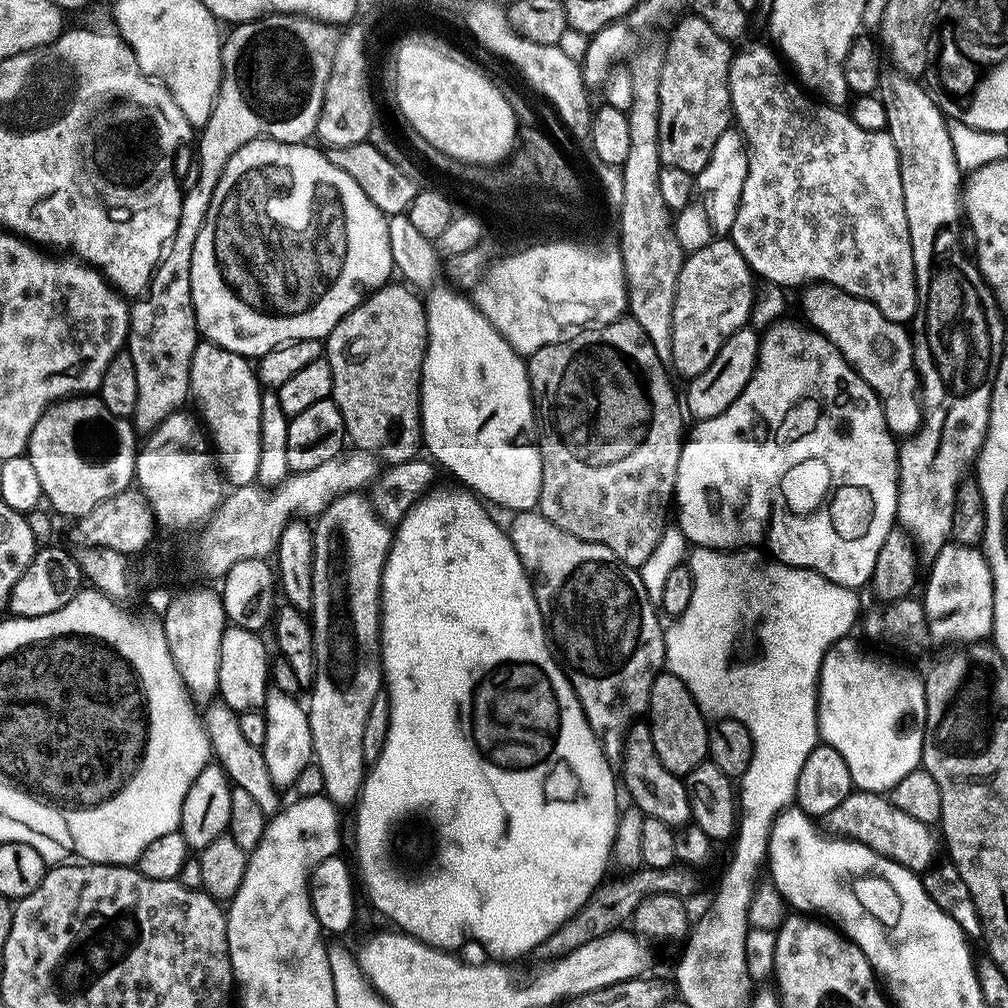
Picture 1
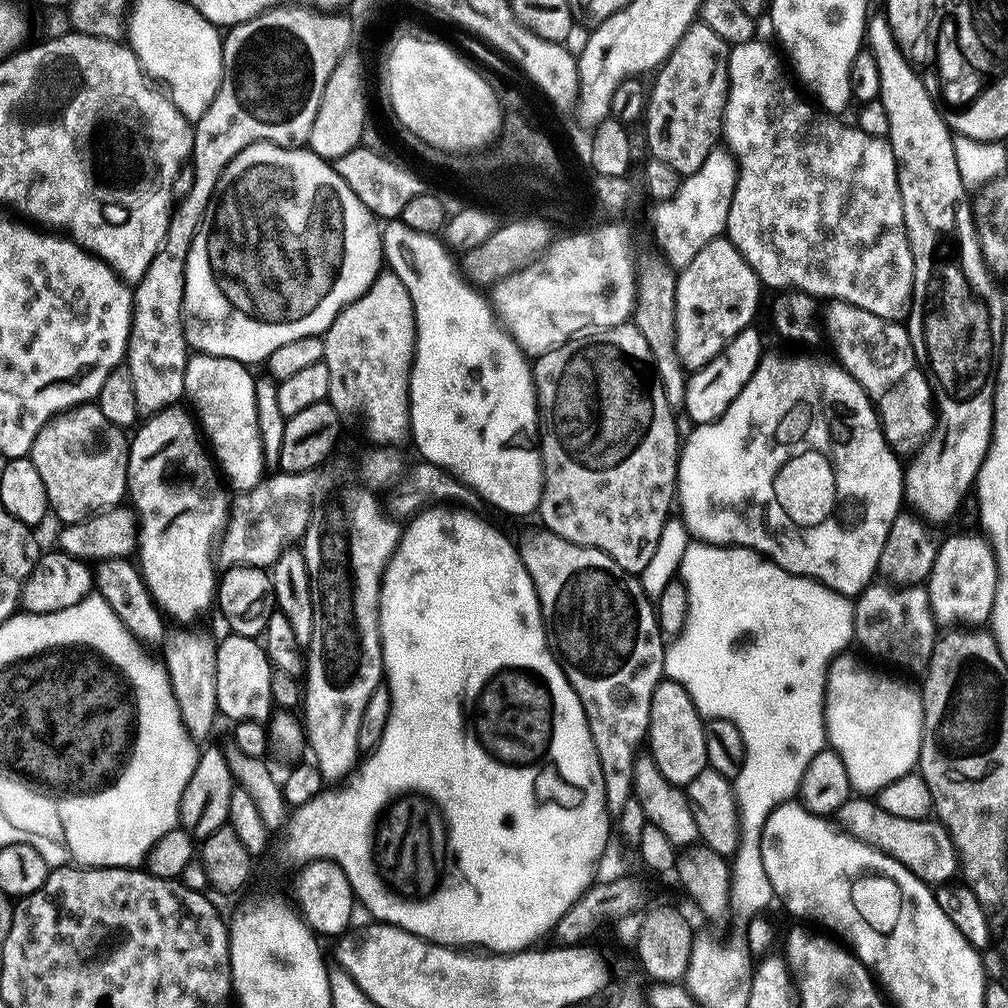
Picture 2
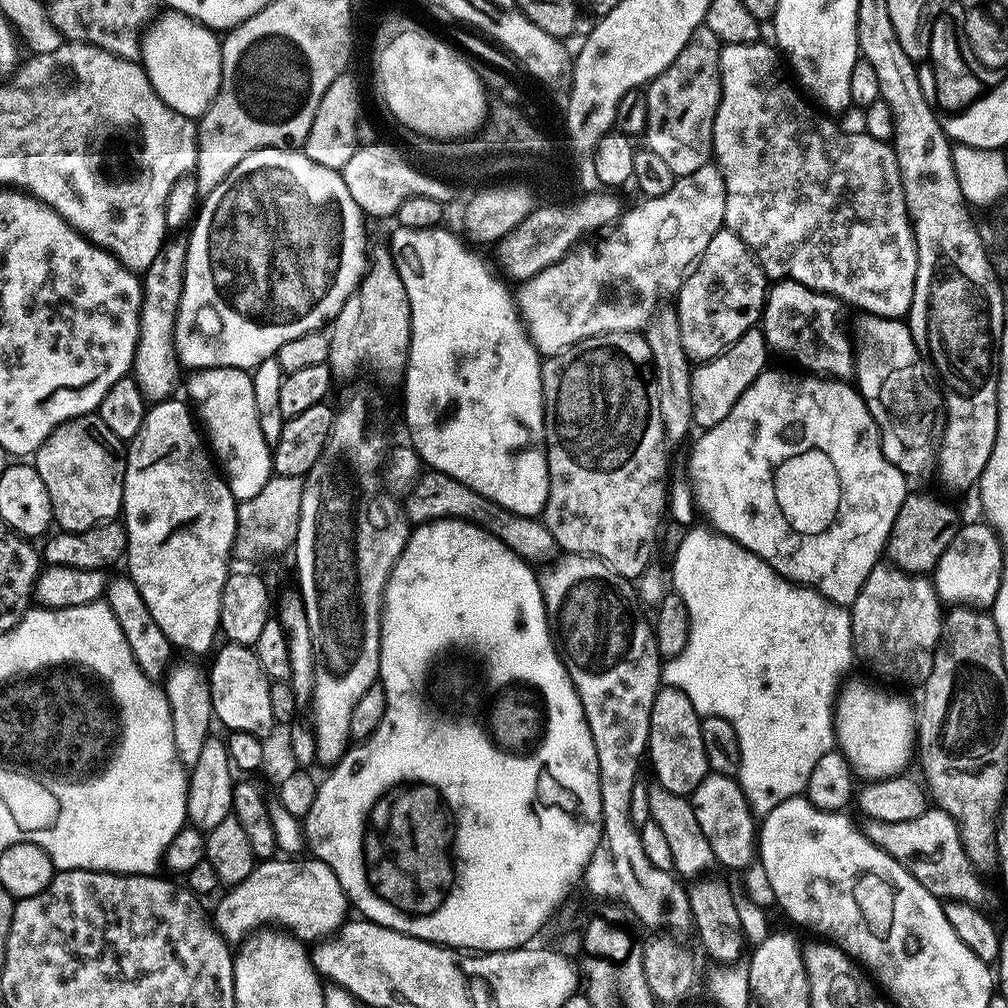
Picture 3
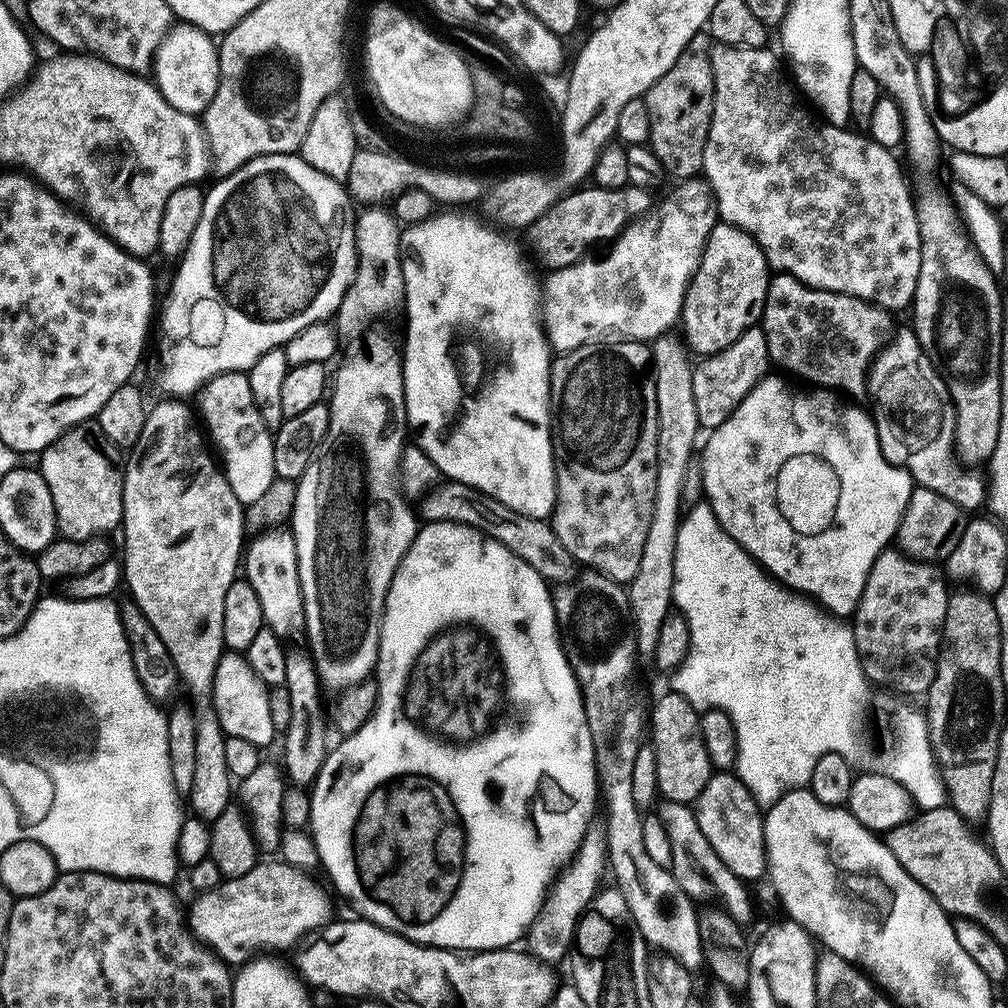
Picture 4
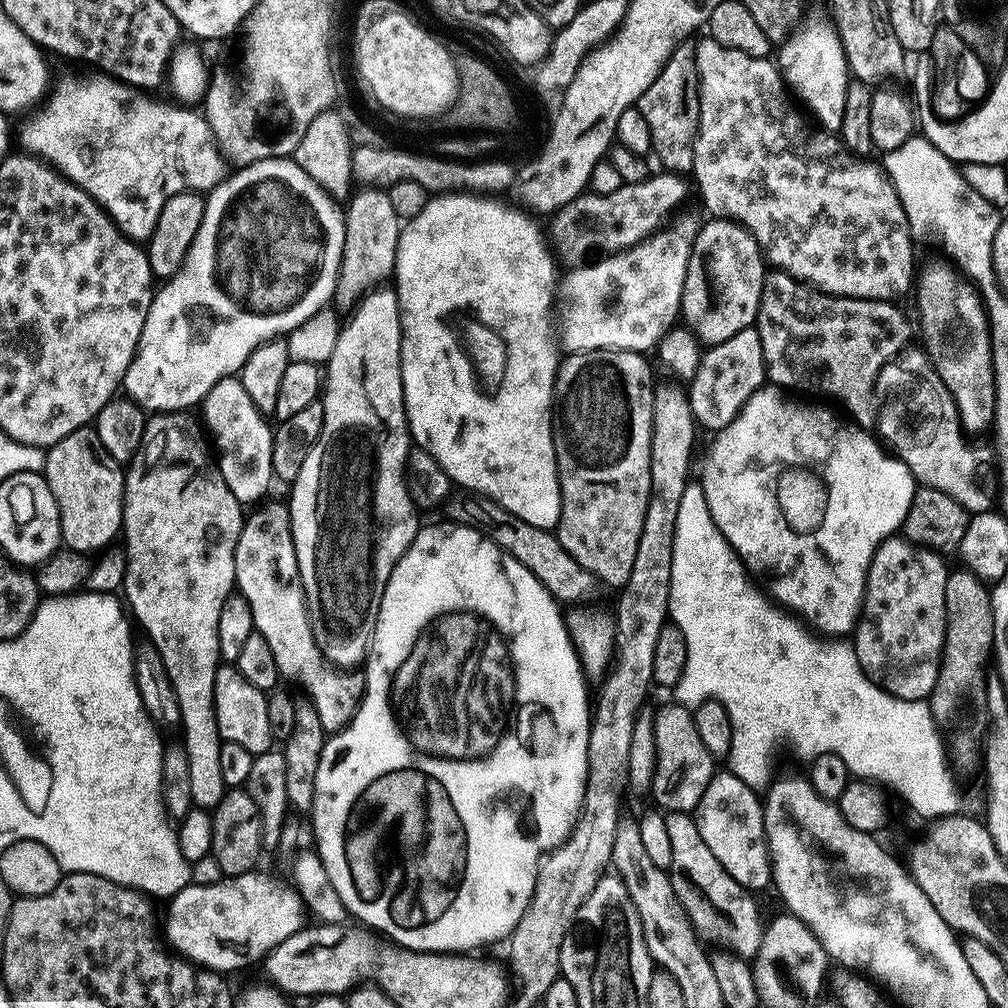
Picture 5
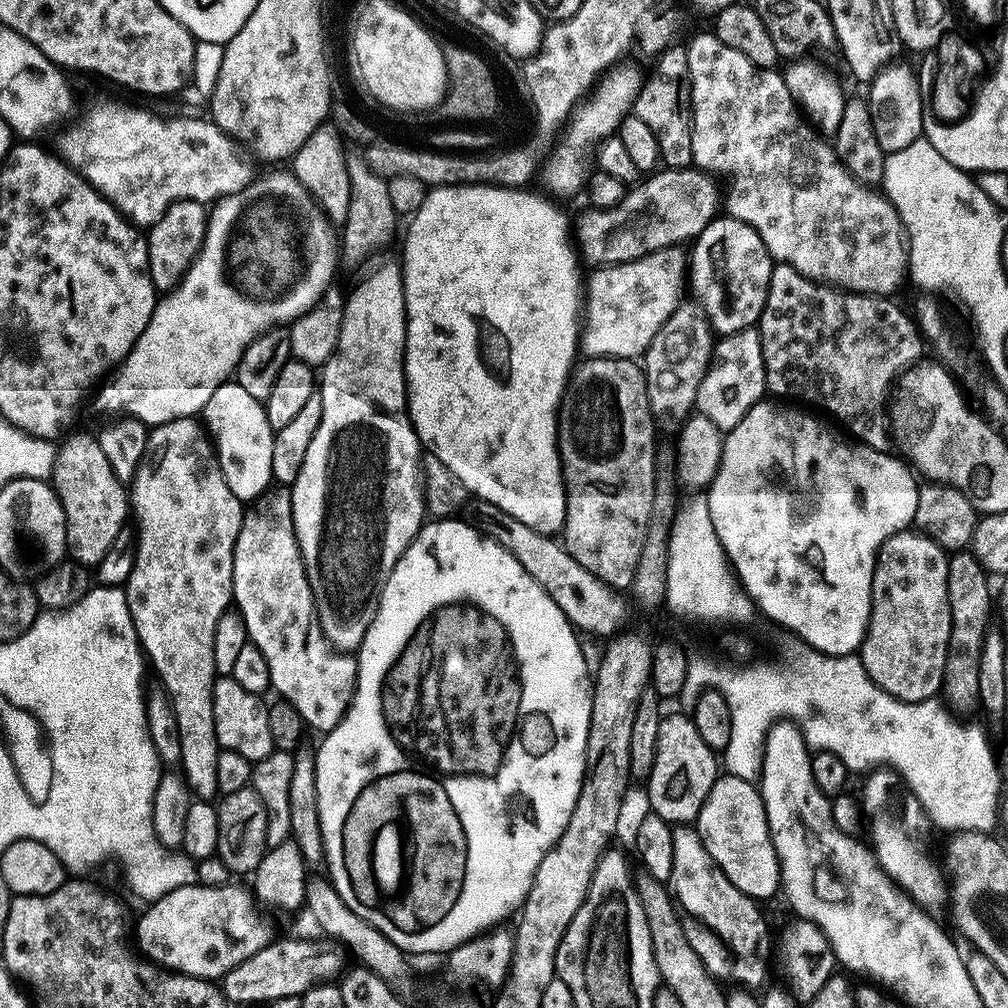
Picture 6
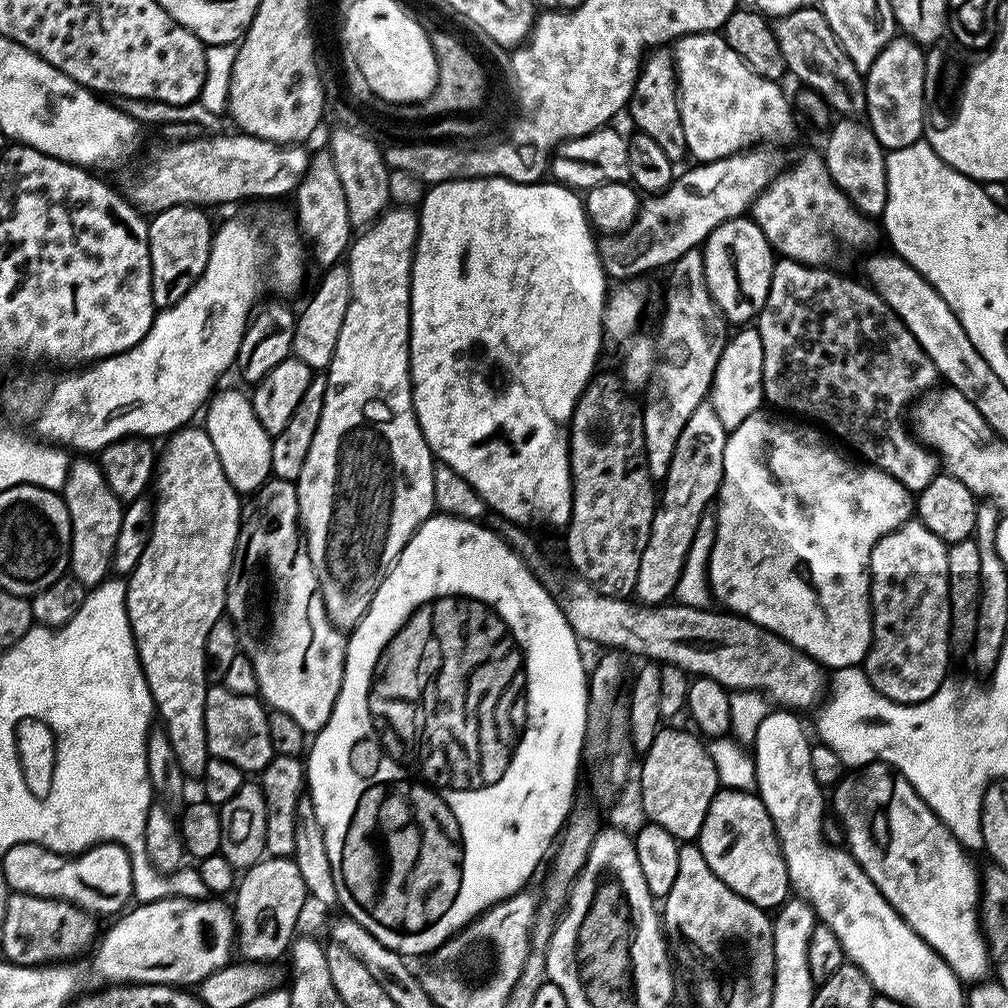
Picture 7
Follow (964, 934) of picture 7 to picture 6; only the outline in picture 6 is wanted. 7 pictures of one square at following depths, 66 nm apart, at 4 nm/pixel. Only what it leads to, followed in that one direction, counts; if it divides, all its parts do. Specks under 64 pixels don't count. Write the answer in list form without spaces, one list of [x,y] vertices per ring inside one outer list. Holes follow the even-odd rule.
[[[880,766],[875,770],[867,773],[868,781],[864,784],[864,804],[862,800],[862,808],[868,811],[868,816],[872,819],[872,840],[870,839],[870,847],[876,853],[876,861],[880,864],[880,869],[887,874],[892,883],[897,888],[903,890],[921,909],[931,910],[930,908],[940,908],[944,904],[944,899],[949,899],[950,892],[944,889],[944,876],[940,873],[938,865],[932,861],[930,853],[924,849],[924,844],[916,836],[908,833],[908,828],[904,825],[904,820],[900,816],[896,816],[896,808],[892,805],[892,791],[896,787],[901,787],[902,781],[900,773],[887,767]]]

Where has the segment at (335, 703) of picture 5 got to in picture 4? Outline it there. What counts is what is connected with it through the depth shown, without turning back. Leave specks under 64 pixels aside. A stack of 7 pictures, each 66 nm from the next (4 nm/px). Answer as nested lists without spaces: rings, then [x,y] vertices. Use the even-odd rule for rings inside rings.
[[[287,527],[263,529],[261,536],[247,541],[242,552],[242,572],[257,595],[267,627],[280,638],[299,629],[304,622],[304,600],[300,597],[300,575],[296,565],[296,539]]]

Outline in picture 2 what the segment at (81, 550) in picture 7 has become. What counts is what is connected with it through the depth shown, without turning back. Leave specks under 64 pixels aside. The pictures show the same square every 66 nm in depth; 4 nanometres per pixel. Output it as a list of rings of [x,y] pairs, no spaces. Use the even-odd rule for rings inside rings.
[[[92,402],[61,412],[48,421],[32,443],[30,458],[38,474],[42,474],[48,507],[54,516],[56,512],[61,525],[81,524],[97,512],[117,507],[123,501],[120,499],[125,499],[129,443],[125,429],[114,426]]]

